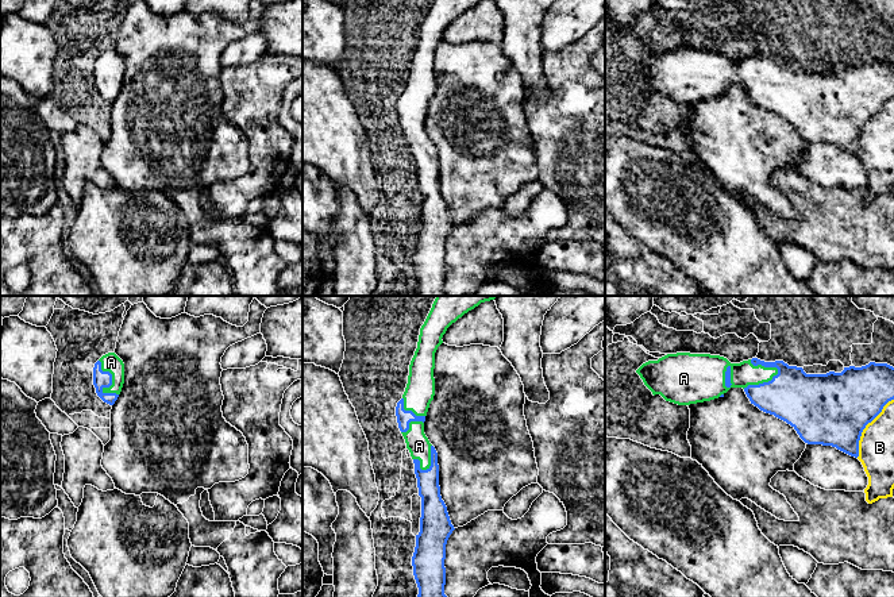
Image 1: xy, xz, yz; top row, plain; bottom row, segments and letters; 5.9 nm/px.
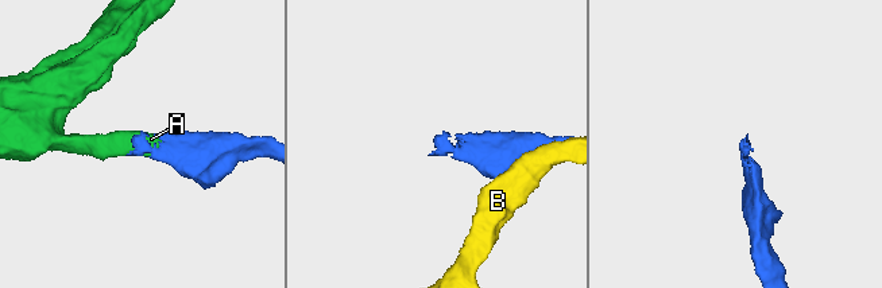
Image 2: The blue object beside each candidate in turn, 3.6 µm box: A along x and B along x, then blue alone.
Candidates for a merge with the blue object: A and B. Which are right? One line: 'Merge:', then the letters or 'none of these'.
Merge: A

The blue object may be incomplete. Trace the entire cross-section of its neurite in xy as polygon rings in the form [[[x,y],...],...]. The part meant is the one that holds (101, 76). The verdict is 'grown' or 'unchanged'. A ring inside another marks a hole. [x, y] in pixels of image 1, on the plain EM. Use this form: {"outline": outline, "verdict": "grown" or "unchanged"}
{"outline": [[[115,51],[103,53],[93,65],[93,82],[97,93],[107,101],[113,103],[124,81],[124,61]]], "verdict": "grown"}

